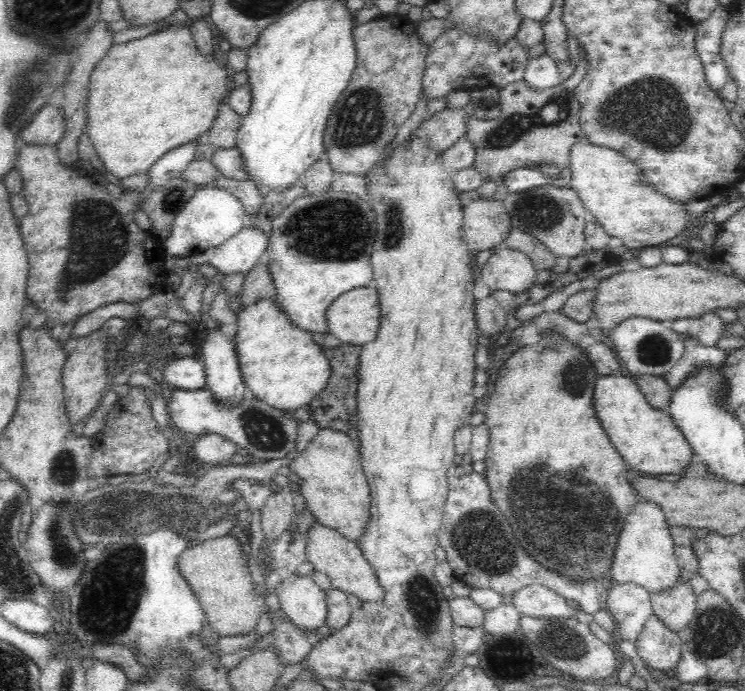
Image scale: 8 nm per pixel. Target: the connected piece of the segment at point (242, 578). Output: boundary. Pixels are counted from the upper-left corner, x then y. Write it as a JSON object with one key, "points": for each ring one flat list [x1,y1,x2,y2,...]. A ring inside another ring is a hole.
{"points":[[230,533,214,539,195,542,188,546,176,561,180,576,188,583,203,610,204,623,220,636,242,636,256,629,261,611,261,601,252,589,248,565,240,551,240,543]]}

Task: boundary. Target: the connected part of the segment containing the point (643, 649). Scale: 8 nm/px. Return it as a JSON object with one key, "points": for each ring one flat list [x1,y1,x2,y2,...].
{"points":[[653,614,634,645,644,665,668,673,674,670,684,651,679,635,668,630]]}

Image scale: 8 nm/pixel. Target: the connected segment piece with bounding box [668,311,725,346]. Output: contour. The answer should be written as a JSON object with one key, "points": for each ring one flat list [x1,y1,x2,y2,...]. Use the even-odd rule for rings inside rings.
{"points":[[706,311,695,317,677,318,668,324,674,332,692,335,706,346,712,346,716,340,724,337,720,334,725,331,724,322,715,311]]}

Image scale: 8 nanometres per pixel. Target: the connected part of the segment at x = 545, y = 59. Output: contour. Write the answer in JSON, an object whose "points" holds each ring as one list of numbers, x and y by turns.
{"points":[[545,54,529,59,522,80,532,90,544,90,557,86,561,82,557,64]]}

